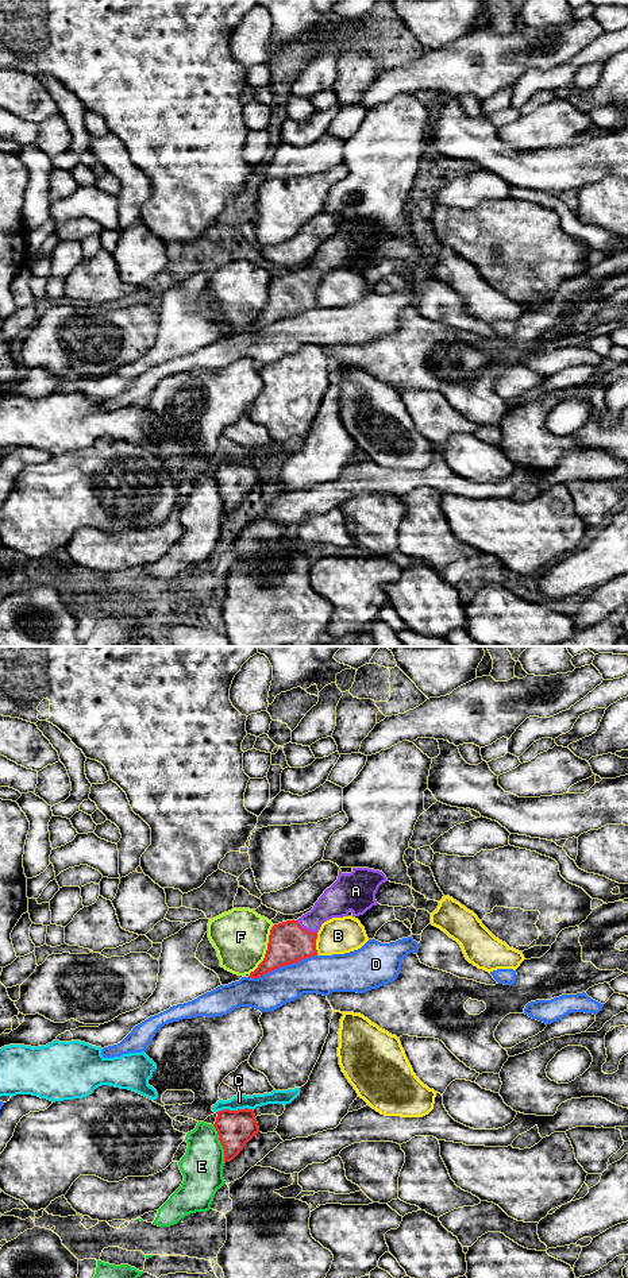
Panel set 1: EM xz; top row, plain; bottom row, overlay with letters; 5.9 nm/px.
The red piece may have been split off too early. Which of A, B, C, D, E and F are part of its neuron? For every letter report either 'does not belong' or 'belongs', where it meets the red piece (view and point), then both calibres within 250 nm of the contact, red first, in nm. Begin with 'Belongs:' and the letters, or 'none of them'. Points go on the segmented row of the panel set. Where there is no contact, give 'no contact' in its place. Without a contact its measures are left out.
Belongs: A
A: belongs; meets red in xz at (307, 930); 240 nm thick on the red side, 190 nm on the other
B: does not belong; meets red in xz at (315, 943); 240 nm thick on the red side, 220 nm on the other
C: does not belong; meets red in xz at (234, 1111); 220 nm thick on the red side, 90 nm on the other
D: does not belong; meets red in xz at (282, 965); 240 nm thick on the red side, 240 nm on the other
E: does not belong; meets red in xz at (222, 1145); 220 nm thick on the red side, 260 nm on the other
F: does not belong; meets red in xz at (266, 950); 240 nm thick on the red side, 320 nm on the other

